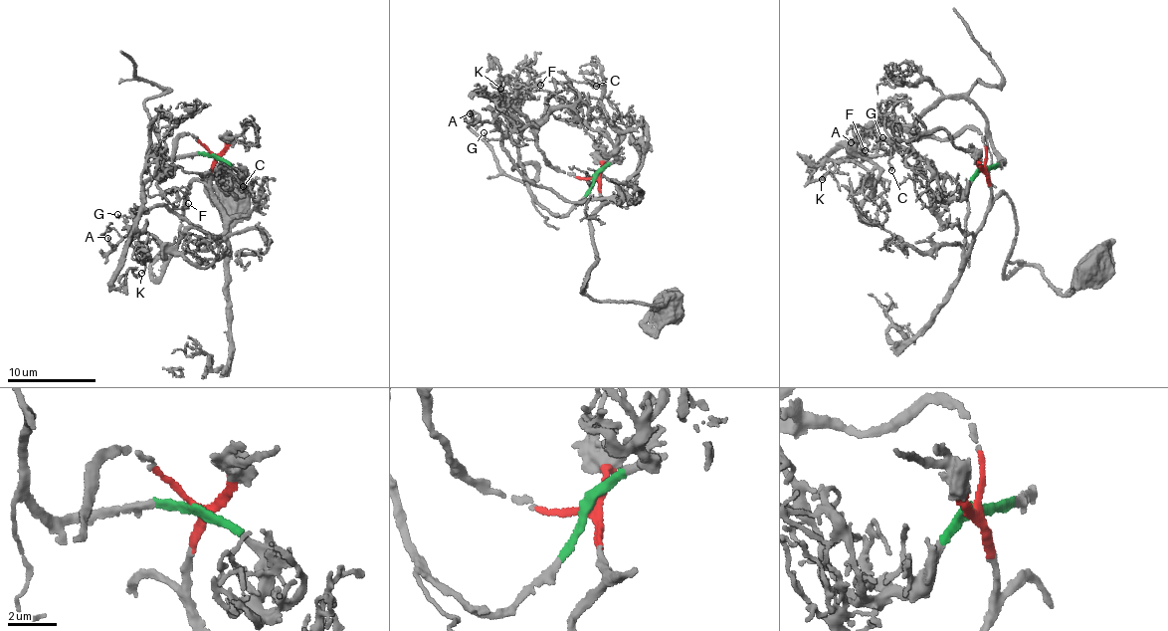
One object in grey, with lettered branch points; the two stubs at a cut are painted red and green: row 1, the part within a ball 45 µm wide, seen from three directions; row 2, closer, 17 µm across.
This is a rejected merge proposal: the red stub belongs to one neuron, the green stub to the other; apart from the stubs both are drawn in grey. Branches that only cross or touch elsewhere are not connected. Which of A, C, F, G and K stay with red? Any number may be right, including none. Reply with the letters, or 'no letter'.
A, F, G

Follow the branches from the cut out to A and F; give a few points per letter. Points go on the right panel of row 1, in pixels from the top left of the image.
A: (983, 167), (991, 206), (974, 242), (968, 244), (964, 193), (948, 175), (903, 148), (855, 156), (851, 141)
F: (983, 167), (984, 137), (969, 128), (943, 138), (878, 126), (864, 131), (859, 140), (863, 153), (866, 150)

